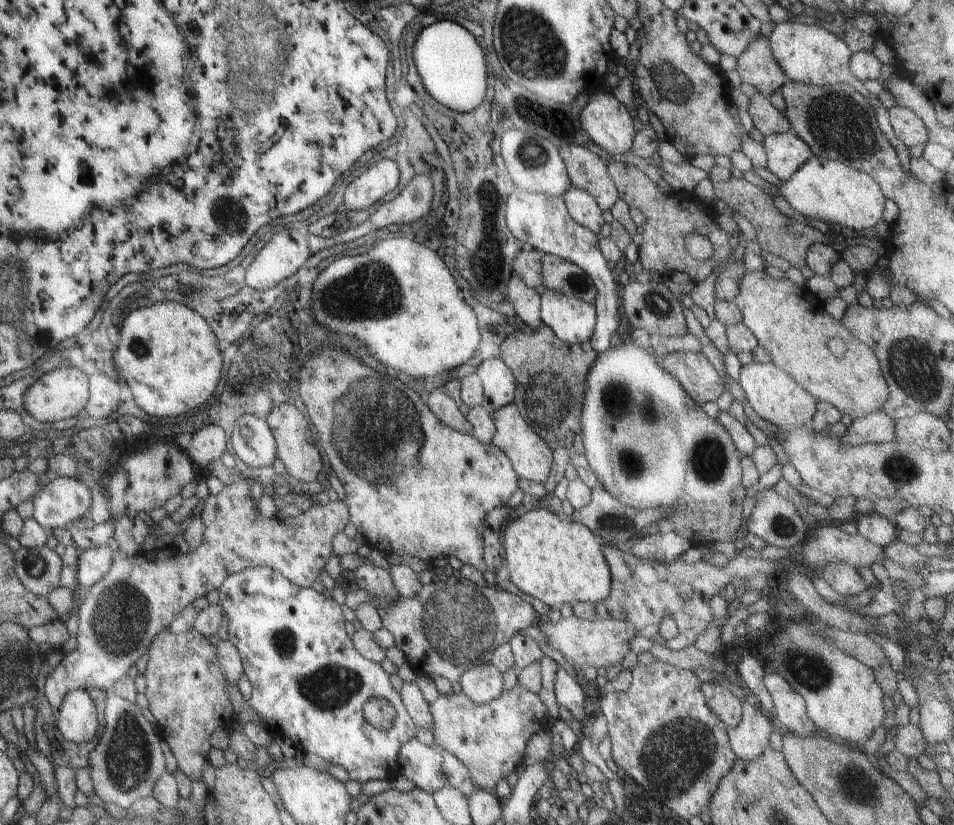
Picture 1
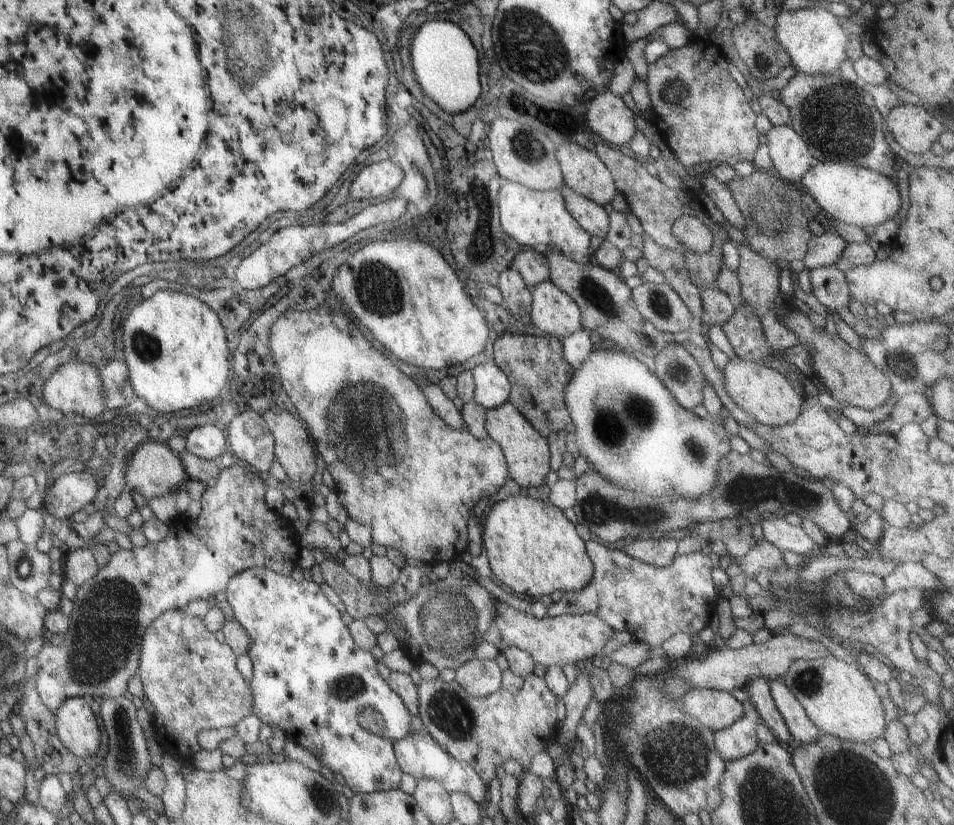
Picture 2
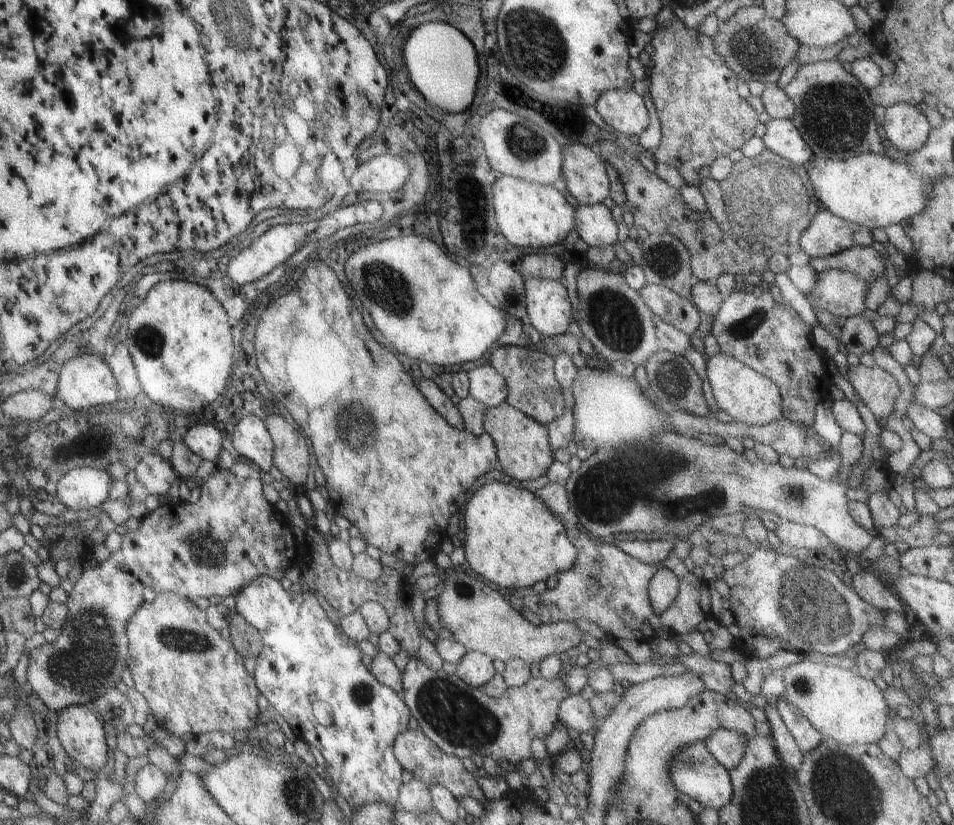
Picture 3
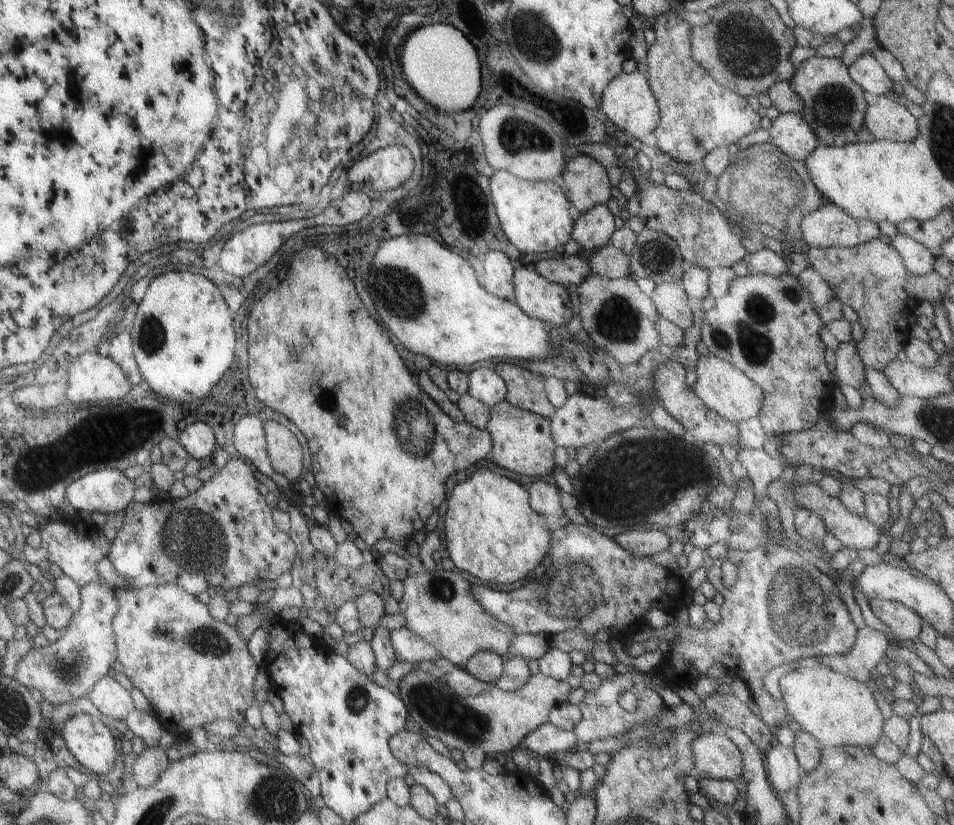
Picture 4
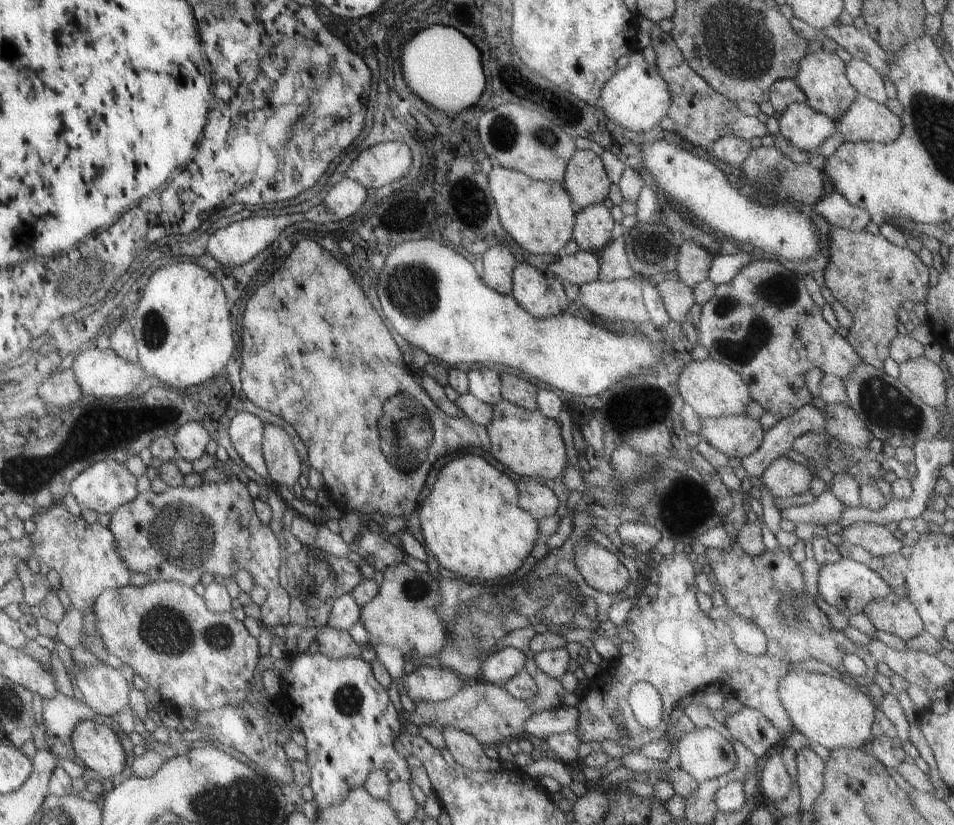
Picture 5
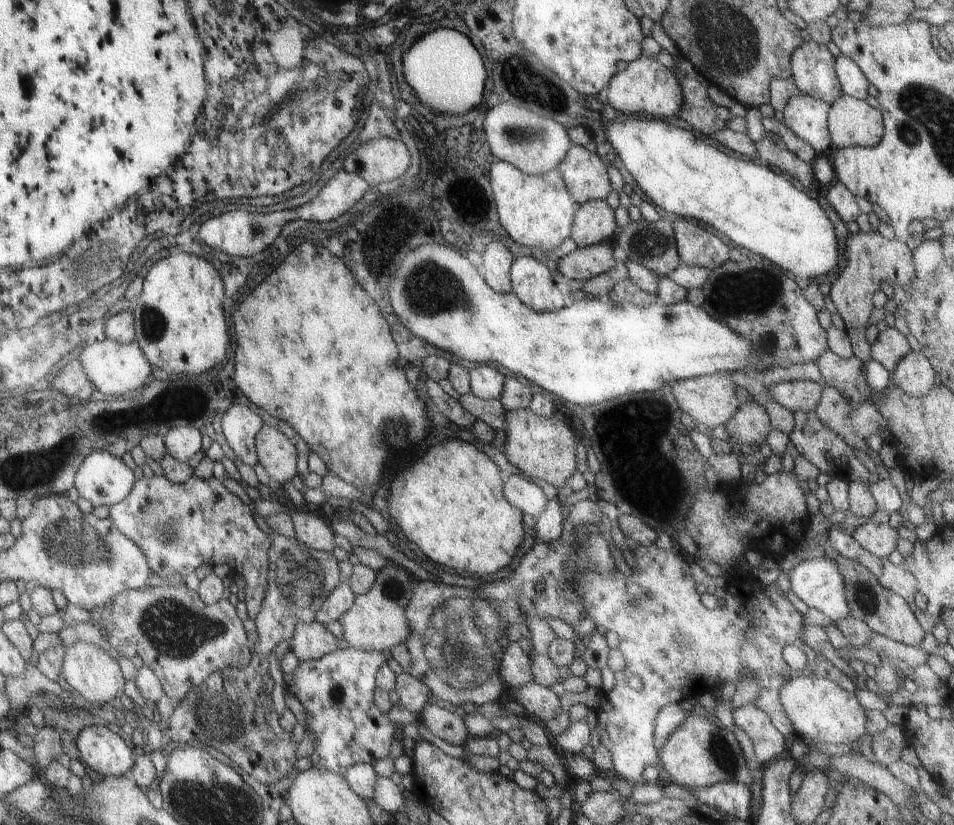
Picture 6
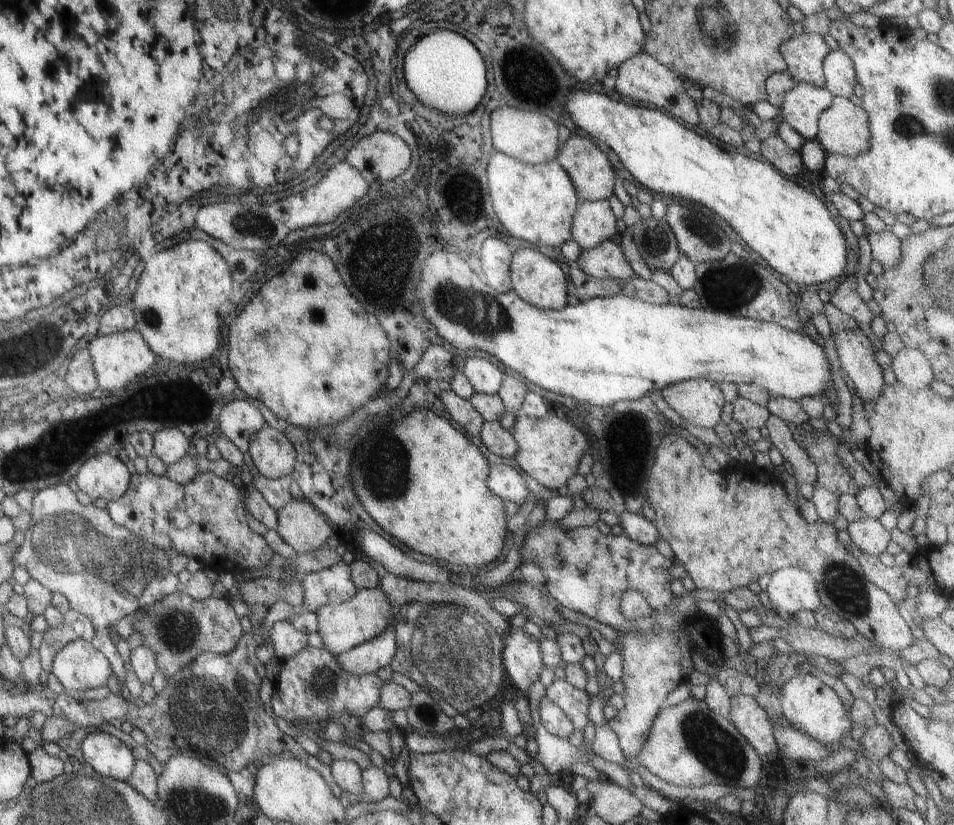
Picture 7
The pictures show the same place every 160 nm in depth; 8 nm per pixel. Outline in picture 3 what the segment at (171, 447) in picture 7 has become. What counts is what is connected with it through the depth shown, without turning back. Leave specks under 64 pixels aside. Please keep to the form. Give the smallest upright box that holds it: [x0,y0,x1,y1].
[181,426,222,463]

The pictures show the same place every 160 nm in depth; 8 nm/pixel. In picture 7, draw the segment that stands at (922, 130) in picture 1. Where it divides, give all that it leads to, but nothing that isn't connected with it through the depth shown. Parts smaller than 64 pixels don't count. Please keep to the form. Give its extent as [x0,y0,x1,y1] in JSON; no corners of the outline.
[814,97,870,155]

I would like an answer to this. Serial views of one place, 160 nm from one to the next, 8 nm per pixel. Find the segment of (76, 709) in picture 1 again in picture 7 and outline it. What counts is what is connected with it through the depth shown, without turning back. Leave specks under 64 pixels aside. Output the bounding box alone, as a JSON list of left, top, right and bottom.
[80,731,136,782]

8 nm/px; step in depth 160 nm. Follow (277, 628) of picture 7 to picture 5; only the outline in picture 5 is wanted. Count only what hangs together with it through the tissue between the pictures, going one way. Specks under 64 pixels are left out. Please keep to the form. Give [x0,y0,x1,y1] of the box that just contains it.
[315,627,360,659]

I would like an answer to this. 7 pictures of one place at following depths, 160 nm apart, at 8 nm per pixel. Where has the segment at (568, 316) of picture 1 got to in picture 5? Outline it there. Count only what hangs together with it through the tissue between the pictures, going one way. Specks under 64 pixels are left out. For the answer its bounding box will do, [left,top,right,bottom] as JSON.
[510,263,568,318]

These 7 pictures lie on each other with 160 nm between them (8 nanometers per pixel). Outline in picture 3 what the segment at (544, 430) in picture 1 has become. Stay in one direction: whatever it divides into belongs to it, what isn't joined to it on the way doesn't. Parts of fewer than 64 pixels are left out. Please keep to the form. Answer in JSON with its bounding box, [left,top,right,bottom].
[489,345,564,426]

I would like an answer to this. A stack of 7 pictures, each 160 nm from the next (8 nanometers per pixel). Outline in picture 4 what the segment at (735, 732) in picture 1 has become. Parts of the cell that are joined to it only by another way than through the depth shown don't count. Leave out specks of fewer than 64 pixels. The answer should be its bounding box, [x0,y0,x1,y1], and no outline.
[690,730,742,781]

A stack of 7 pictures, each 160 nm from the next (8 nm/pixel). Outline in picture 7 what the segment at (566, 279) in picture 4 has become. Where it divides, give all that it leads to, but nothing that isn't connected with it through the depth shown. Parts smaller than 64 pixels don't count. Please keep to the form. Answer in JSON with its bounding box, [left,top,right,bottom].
[576,239,635,281]

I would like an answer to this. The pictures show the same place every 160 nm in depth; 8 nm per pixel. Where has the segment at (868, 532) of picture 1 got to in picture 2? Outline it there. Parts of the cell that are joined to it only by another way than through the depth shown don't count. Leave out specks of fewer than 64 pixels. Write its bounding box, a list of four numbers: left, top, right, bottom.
[847,498,886,544]

